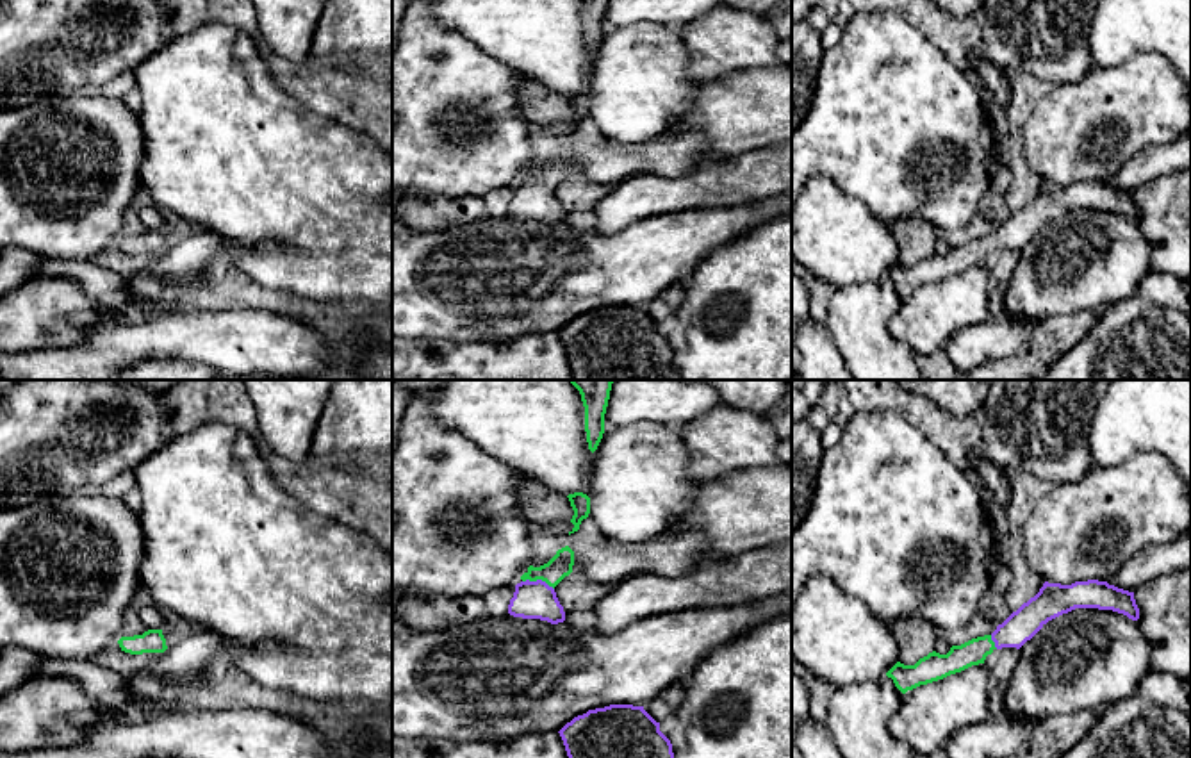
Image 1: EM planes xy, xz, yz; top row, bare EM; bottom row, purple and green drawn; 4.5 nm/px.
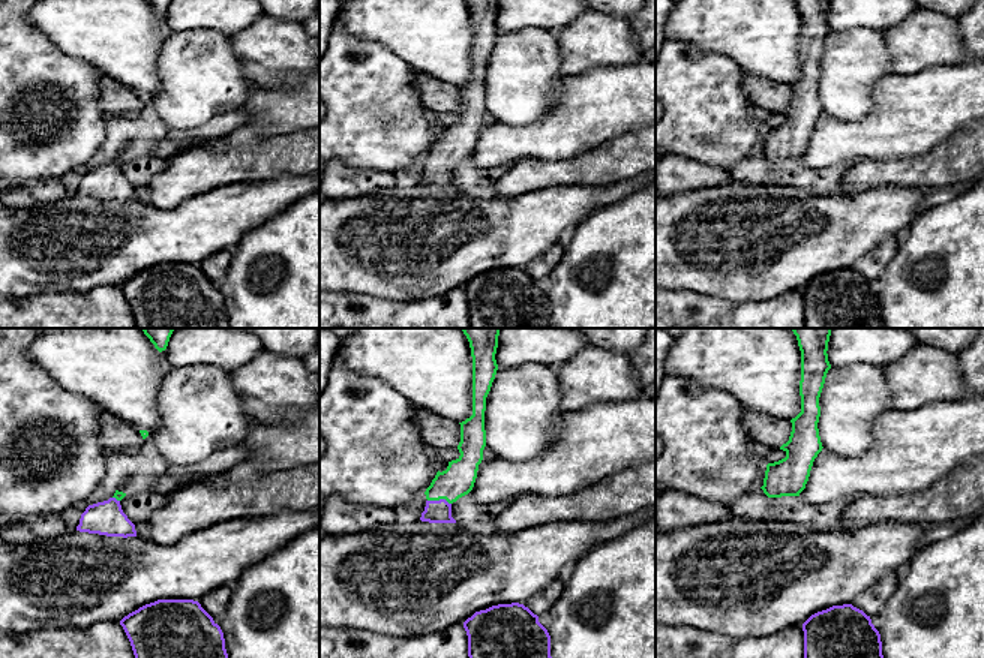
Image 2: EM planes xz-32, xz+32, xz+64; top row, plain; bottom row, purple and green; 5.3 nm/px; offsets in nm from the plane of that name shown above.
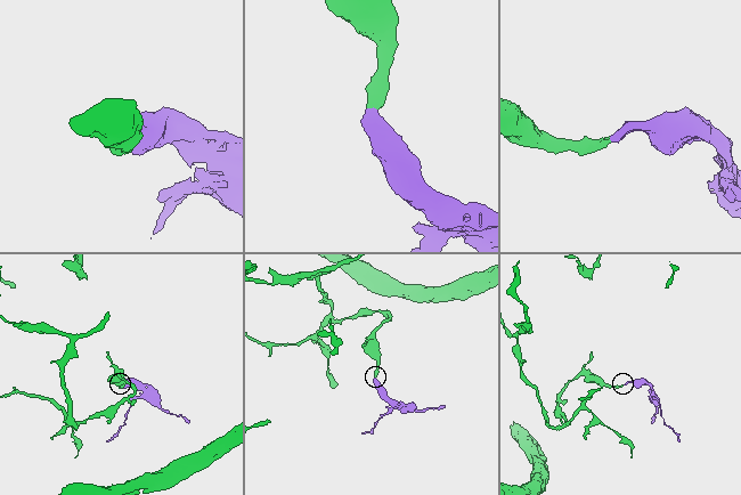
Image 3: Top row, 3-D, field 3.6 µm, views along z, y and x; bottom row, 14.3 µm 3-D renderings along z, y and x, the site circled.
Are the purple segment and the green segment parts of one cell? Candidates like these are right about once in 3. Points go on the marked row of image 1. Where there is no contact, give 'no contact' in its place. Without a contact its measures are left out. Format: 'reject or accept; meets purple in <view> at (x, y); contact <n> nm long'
accept; meets purple in xz at (539, 580); contact 150 nm long

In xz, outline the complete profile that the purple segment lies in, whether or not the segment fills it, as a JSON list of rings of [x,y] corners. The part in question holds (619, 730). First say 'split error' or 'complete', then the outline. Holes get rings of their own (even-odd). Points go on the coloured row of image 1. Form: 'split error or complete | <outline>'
complete | [[[644,706],[588,710],[558,733],[569,758],[674,758],[670,740]]]

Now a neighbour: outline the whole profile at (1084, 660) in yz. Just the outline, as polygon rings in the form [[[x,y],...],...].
[[[1075,608],[1020,647],[1004,687],[1007,715],[1041,722],[1075,712],[1102,712],[1134,696],[1152,669],[1138,621],[1098,608]]]

